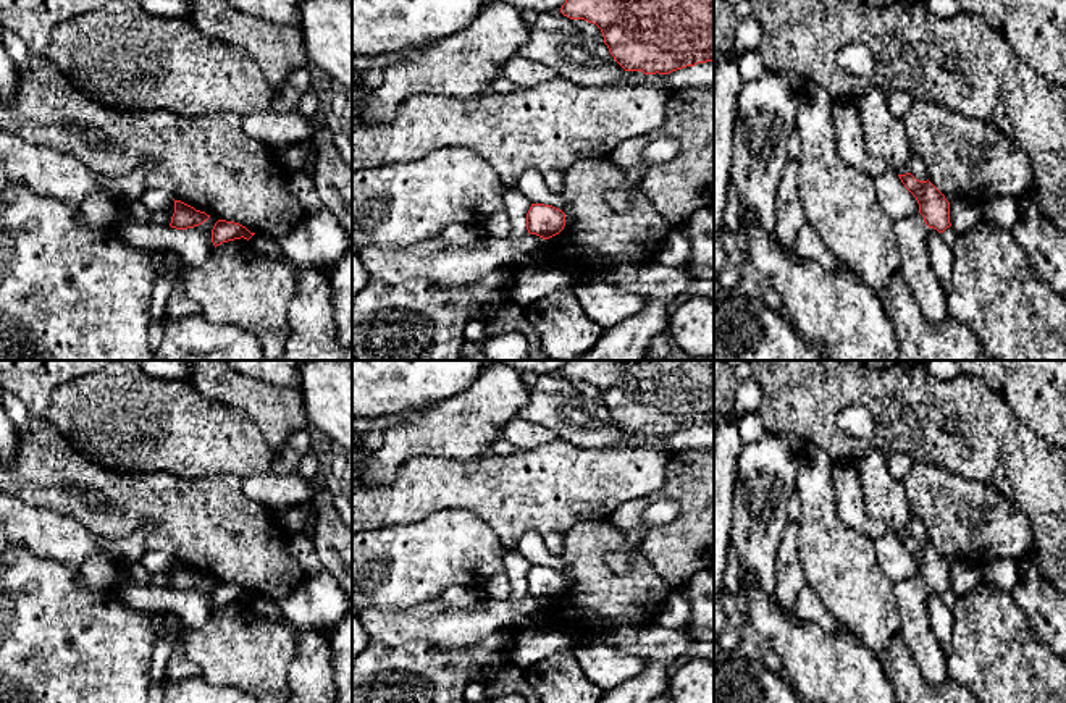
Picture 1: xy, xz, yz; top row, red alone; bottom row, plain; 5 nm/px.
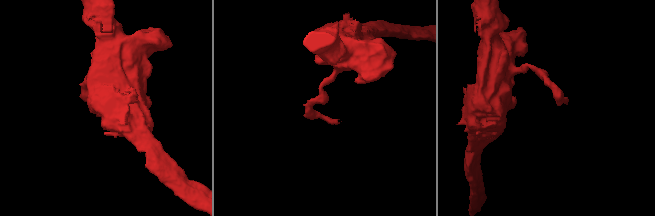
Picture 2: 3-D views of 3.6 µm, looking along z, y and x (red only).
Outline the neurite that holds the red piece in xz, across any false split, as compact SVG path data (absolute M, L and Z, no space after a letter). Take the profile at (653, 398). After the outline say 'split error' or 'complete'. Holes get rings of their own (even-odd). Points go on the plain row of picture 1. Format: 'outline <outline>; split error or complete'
outline M567 360L560 375L570 381L596 386L611 417L625 433L669 436L686 428L714 423L714 360Z; complete

